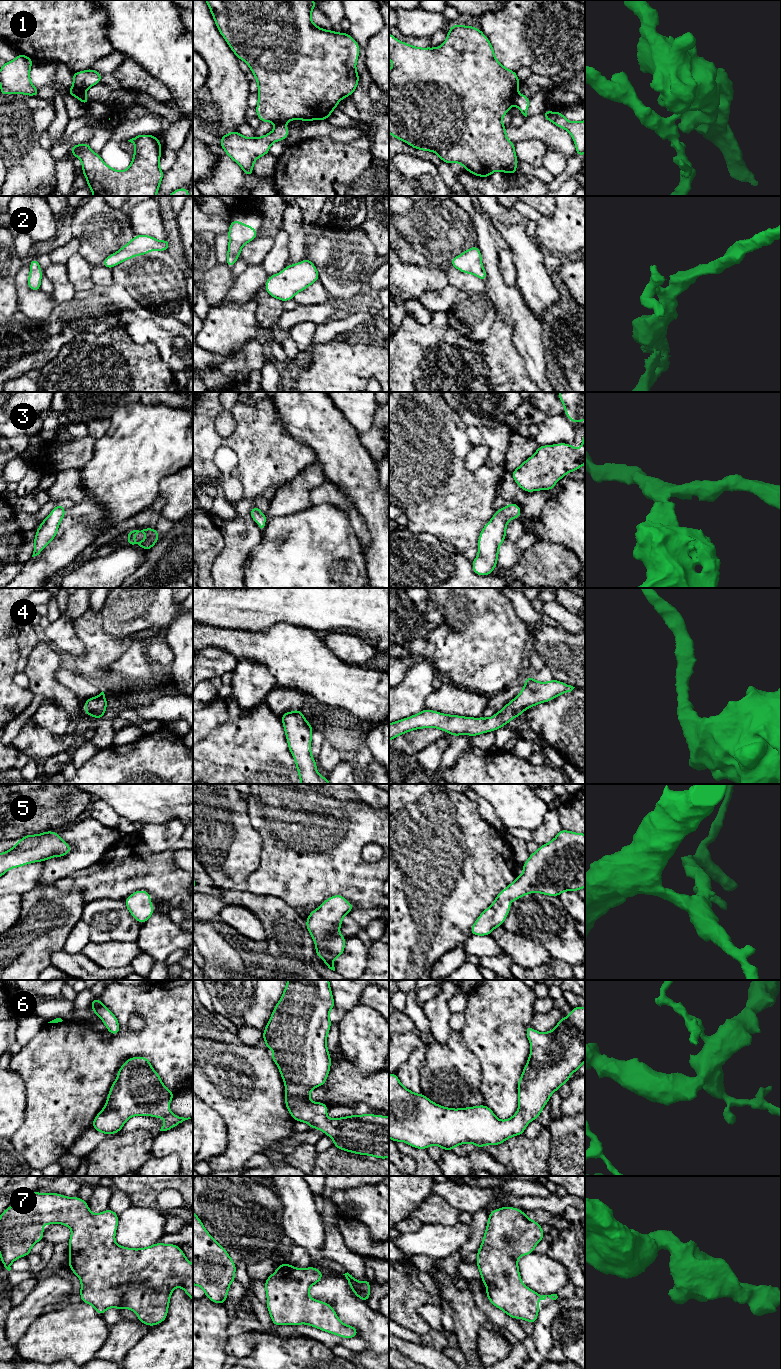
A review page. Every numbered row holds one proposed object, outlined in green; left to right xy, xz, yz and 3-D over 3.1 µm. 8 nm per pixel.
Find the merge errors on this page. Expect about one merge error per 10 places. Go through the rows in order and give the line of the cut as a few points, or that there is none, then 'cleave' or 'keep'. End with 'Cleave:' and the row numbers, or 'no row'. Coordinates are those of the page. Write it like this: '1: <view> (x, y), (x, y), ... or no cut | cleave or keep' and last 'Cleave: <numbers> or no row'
1: yz (516, 92), (512, 103) | cleave
2: no cut | keep
3: no cut | keep
4: no cut | keep
5: no cut | keep
6: no cut | keep
7: no cut | keep
Cleave: 1

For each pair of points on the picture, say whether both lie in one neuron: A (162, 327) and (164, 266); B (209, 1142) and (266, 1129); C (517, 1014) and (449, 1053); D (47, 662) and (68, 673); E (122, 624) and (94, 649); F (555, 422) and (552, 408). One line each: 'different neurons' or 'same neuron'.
A: different neurons
B: different neurons
C: different neurons
D: different neurons
E: different neurons
F: different neurons

